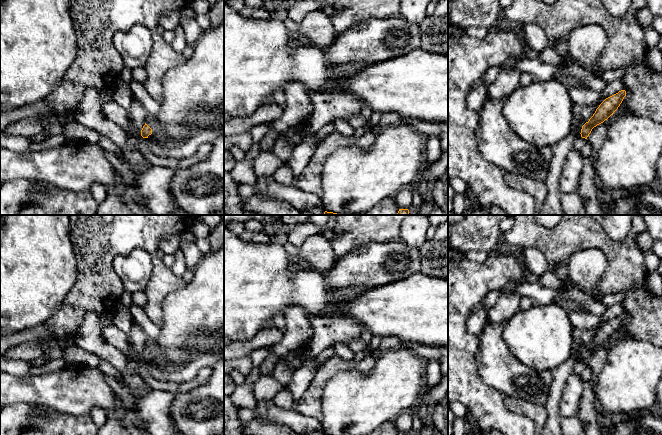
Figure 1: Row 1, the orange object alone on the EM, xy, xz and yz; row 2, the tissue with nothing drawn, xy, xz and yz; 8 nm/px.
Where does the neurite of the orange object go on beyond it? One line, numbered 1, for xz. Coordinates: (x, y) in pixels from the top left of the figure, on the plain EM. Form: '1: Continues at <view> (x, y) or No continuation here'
1: No continuation here

